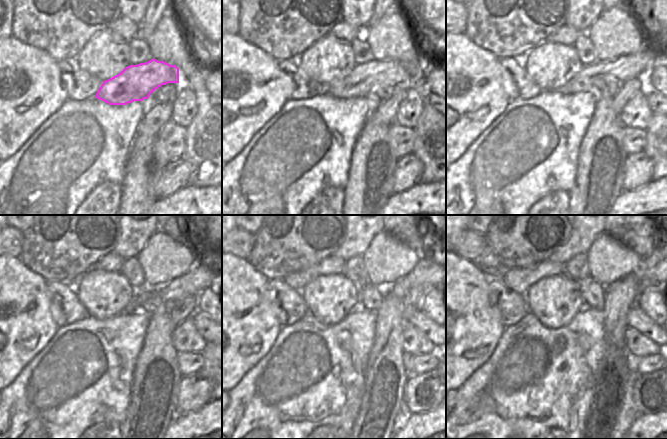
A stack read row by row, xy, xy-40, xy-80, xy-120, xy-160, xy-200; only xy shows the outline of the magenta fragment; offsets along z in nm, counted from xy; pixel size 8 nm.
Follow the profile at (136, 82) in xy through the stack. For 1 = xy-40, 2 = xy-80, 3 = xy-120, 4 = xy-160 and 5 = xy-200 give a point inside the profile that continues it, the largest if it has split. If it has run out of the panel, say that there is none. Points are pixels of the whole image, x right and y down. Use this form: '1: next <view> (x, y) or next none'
1: next xy-40 (363, 78)
2: next xy-80 (631, 69)
3: next xy-120 (182, 293)
4: next xy-160 (410, 289)
5: next xy-200 (649, 274)

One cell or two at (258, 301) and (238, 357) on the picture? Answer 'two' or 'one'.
one

